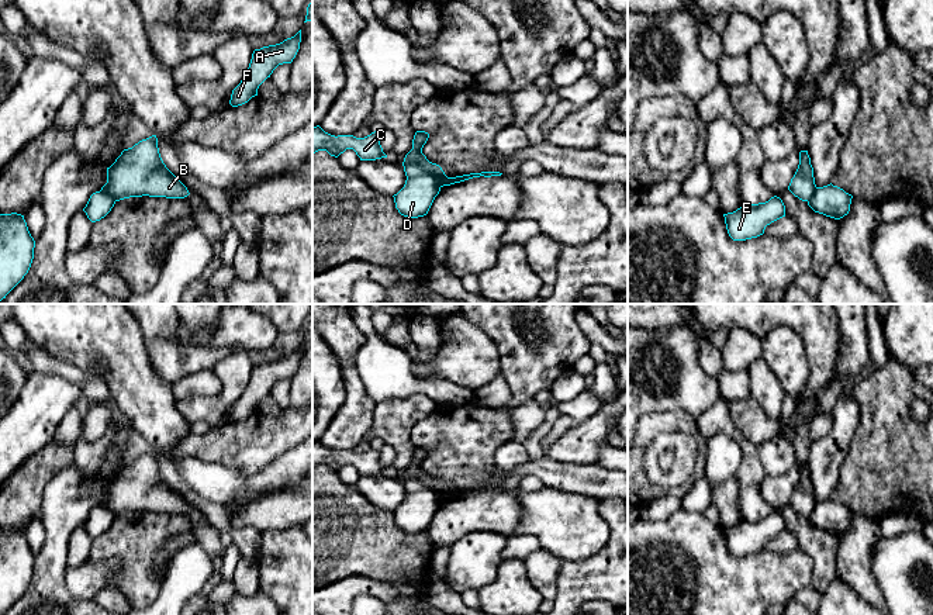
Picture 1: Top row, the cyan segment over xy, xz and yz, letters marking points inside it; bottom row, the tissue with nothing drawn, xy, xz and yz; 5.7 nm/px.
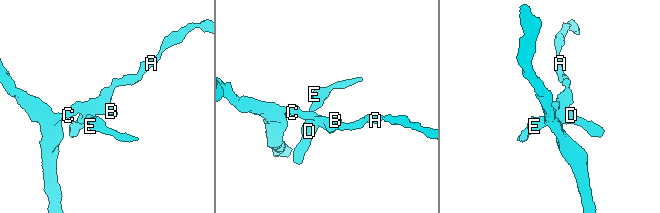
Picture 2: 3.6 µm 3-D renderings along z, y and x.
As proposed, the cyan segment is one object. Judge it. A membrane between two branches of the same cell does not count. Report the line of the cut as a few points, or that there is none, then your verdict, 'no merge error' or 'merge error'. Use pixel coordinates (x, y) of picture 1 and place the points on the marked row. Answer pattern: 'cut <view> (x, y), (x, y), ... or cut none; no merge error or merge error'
cut xz (403, 162), (417, 162), (442, 186); merge error

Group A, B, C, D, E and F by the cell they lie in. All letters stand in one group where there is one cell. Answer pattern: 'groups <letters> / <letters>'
groups A B C F / D E

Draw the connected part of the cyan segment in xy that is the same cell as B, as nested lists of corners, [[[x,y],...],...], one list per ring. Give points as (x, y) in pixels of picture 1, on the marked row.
[[[156,135],[124,149],[107,167],[107,183],[100,191],[115,201],[142,196],[184,198],[190,194],[163,163]]]

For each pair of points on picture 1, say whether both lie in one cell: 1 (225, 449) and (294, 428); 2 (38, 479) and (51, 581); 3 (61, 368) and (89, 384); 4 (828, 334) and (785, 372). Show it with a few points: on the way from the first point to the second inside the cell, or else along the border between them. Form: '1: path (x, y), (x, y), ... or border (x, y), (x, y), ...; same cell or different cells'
1: path (242, 445), (251, 445), (262, 438), (277, 435); same cell
2: border (58, 473), (45, 486), (40, 514); different cells
3: path (68, 370), (82, 379); same cell
4: border (785, 327), (804, 346), (804, 389); different cells

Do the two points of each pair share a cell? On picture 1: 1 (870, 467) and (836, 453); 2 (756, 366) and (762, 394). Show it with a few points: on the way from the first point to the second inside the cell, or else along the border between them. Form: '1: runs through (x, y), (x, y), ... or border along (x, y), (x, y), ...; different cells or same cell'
1: border along (859, 425), (836, 487); different cells
2: runs through (760, 373), (762, 387); same cell

